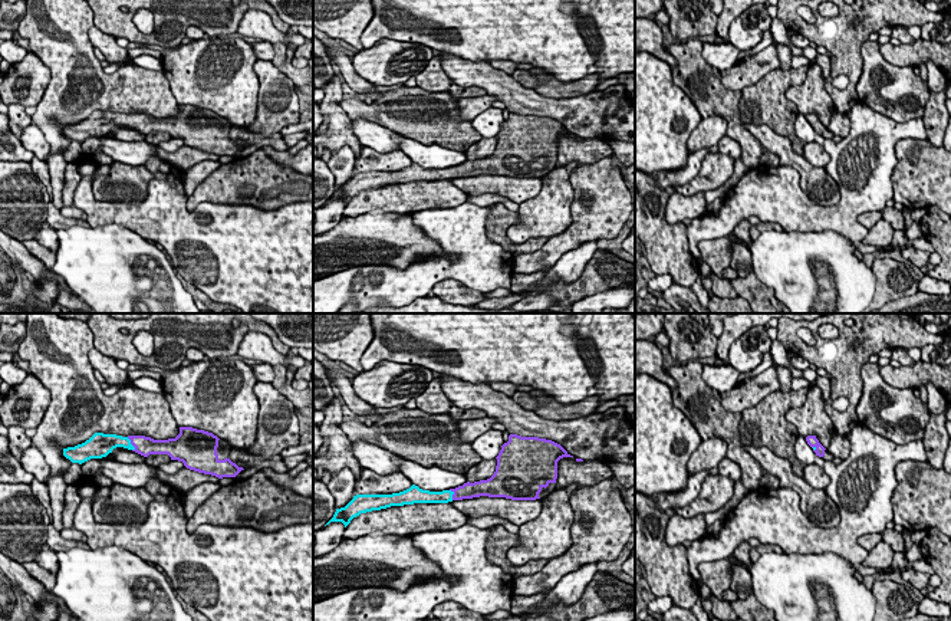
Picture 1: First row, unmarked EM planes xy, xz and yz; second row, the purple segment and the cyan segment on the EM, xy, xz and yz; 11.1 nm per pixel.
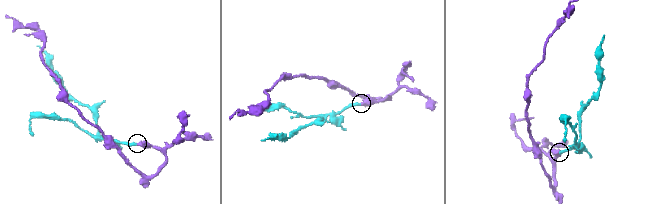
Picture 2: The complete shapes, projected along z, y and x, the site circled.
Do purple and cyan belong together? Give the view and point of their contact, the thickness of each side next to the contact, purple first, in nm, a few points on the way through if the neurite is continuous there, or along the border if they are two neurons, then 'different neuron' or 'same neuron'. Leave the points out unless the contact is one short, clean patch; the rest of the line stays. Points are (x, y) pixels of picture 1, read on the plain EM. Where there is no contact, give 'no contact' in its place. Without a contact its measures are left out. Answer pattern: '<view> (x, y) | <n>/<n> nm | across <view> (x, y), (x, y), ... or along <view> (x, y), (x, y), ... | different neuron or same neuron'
xy (131, 121) | 220/190 nm | across xy (144, 124), (131, 121), (109, 120) | same neuron

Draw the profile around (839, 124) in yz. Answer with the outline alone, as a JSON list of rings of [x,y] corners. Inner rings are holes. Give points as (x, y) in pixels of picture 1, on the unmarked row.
[[[833,111],[830,116],[830,124],[827,125],[827,129],[840,138],[846,138],[850,131],[850,122],[846,114],[840,114],[838,111]]]

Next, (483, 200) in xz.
[[[481,194],[481,196],[473,196],[467,198],[467,203],[473,203],[478,207],[487,207],[496,203],[504,204],[510,211],[519,211],[519,204],[510,201],[506,197],[496,196],[496,194]]]

